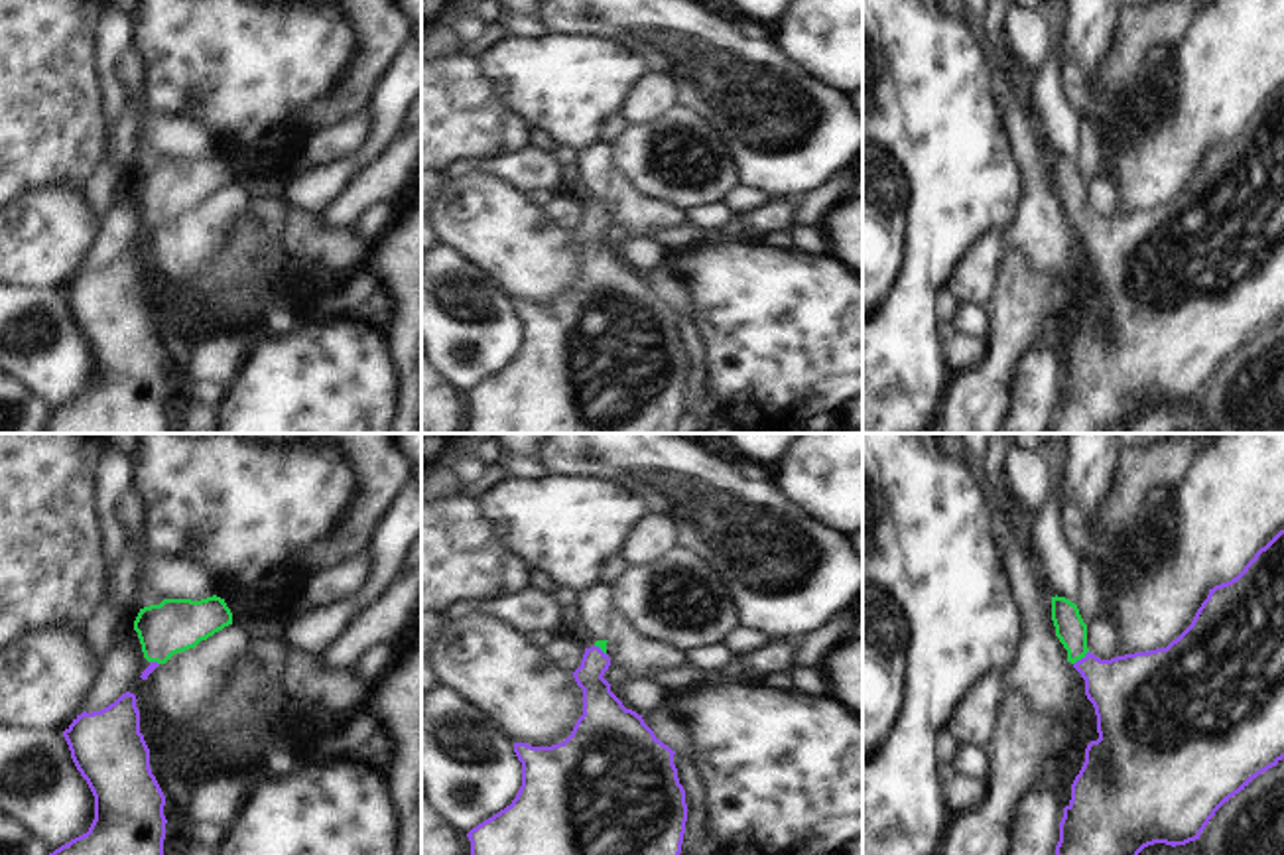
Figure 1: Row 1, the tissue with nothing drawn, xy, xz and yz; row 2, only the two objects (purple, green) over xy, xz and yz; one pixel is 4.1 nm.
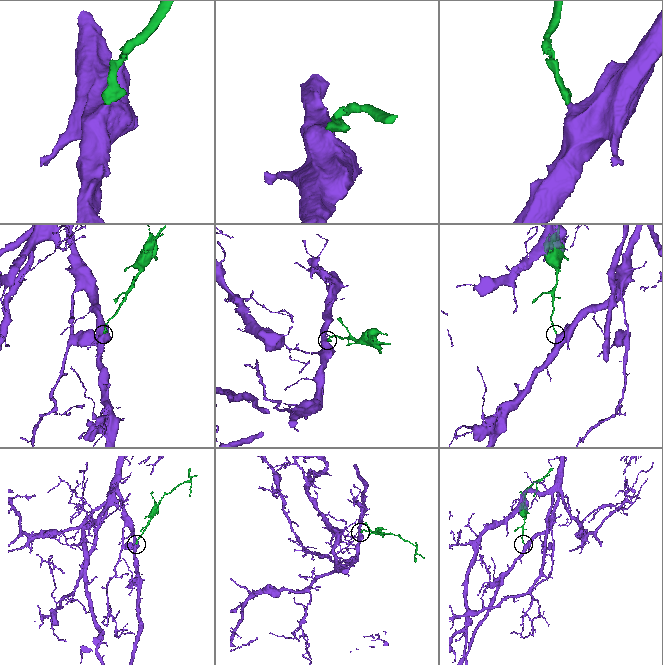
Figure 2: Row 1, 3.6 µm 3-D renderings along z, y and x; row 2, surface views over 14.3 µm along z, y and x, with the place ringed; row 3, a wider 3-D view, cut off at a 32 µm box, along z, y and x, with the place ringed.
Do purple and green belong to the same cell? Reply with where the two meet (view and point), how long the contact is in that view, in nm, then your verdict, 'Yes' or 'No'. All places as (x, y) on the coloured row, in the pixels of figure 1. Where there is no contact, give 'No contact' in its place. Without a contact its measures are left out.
Touches purple at yz (1082, 658). Shared border 90 nm. Yes

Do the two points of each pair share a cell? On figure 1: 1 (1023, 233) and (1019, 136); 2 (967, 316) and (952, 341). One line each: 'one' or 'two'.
1: one
2: two

